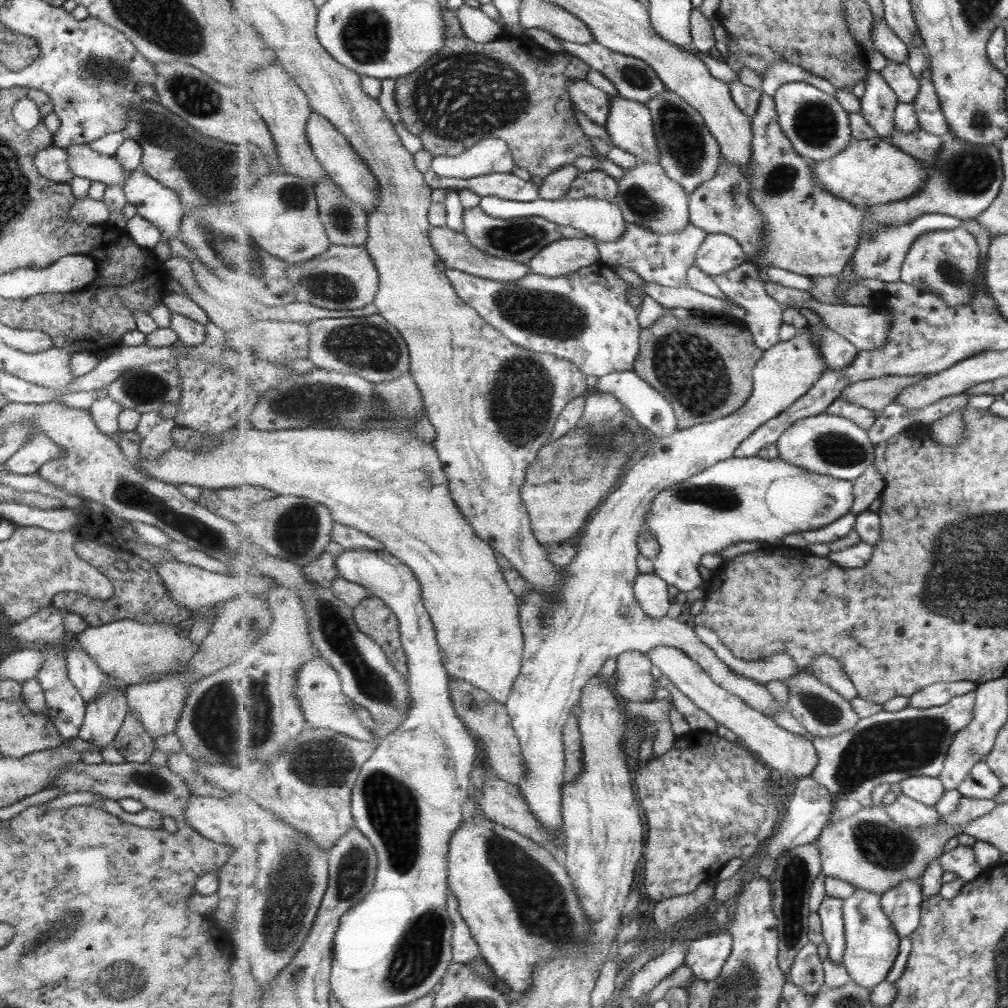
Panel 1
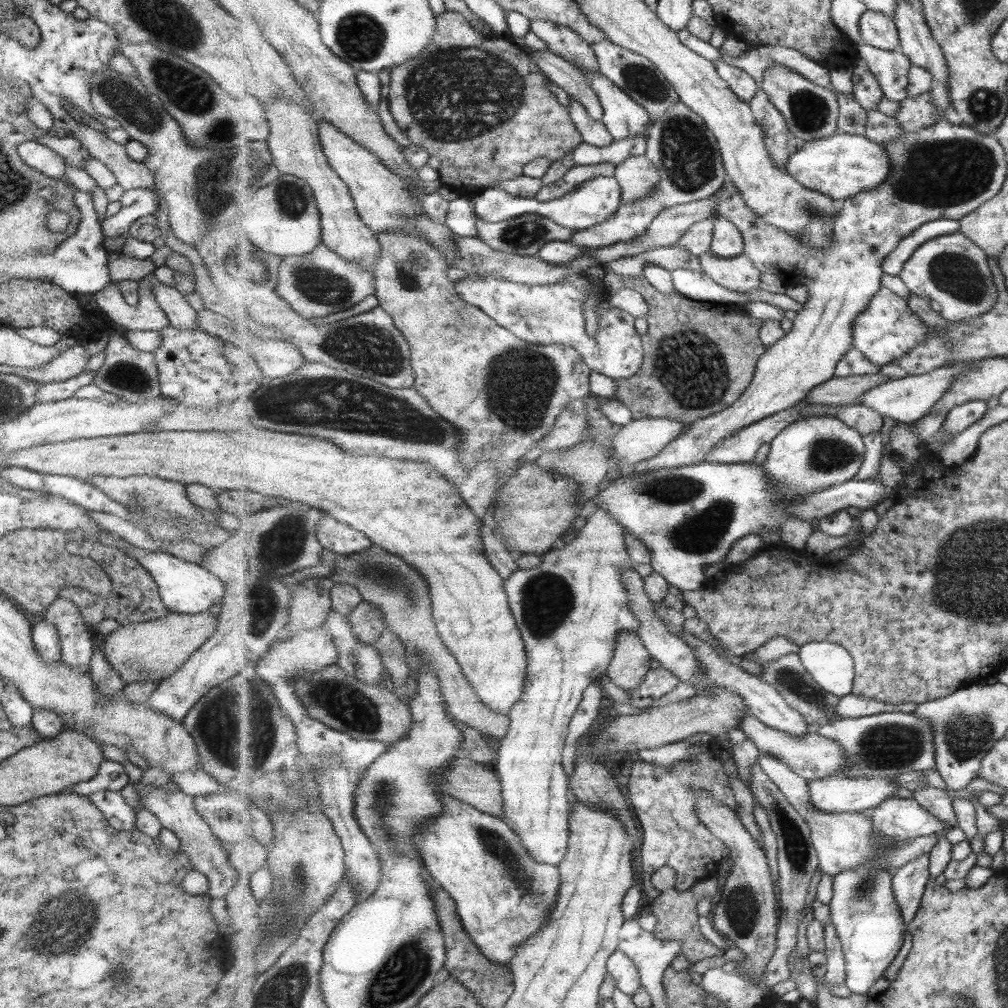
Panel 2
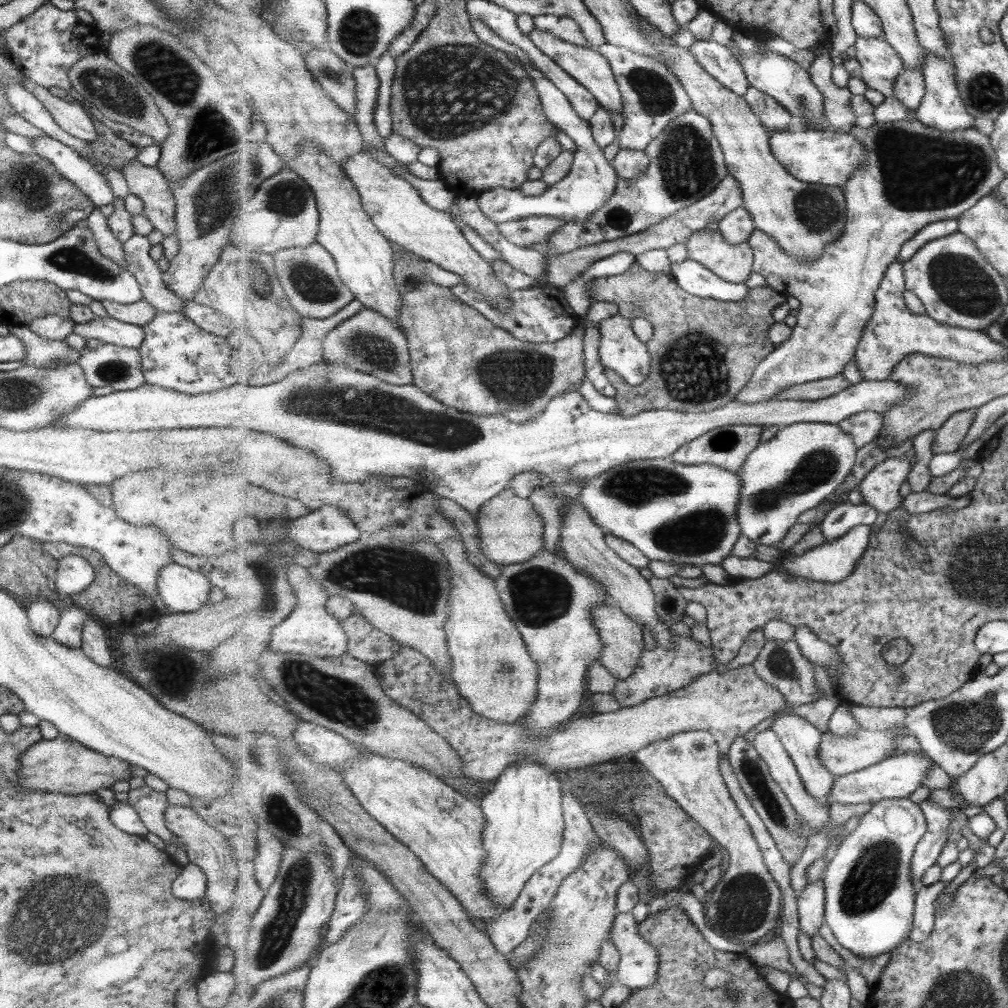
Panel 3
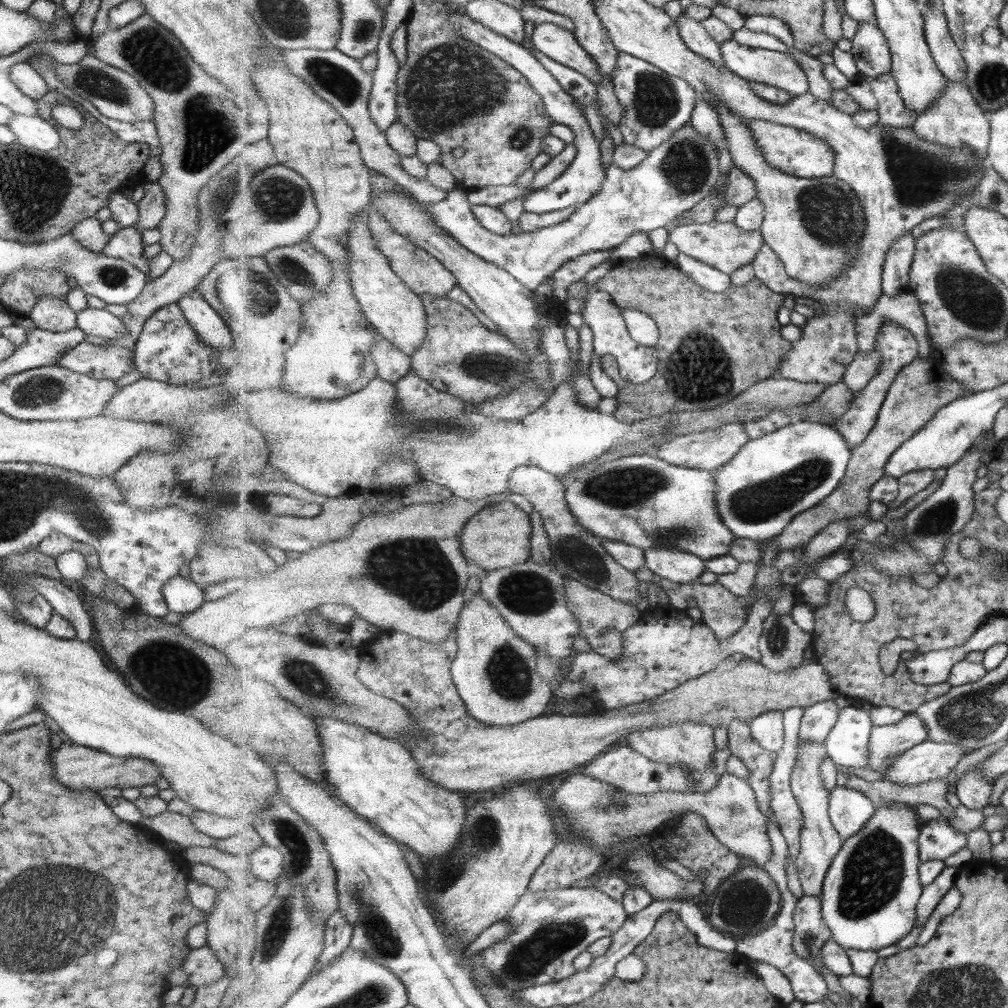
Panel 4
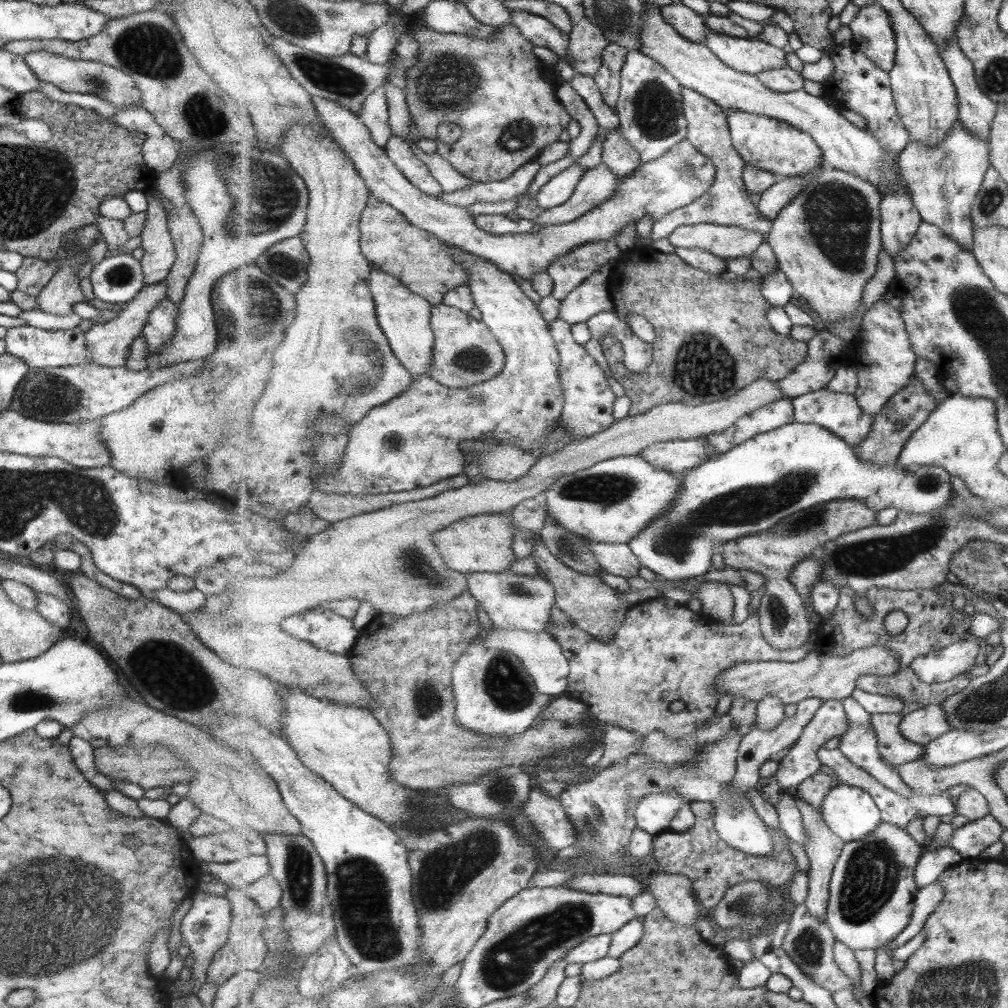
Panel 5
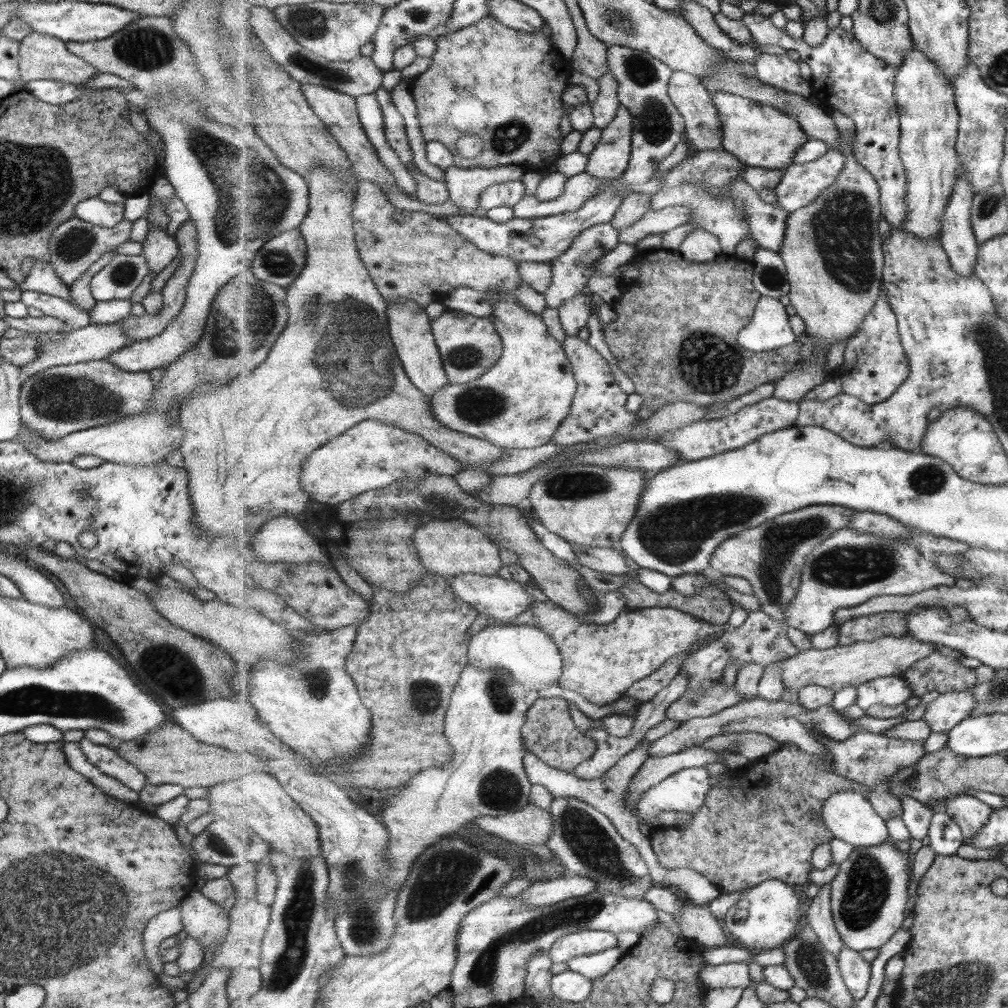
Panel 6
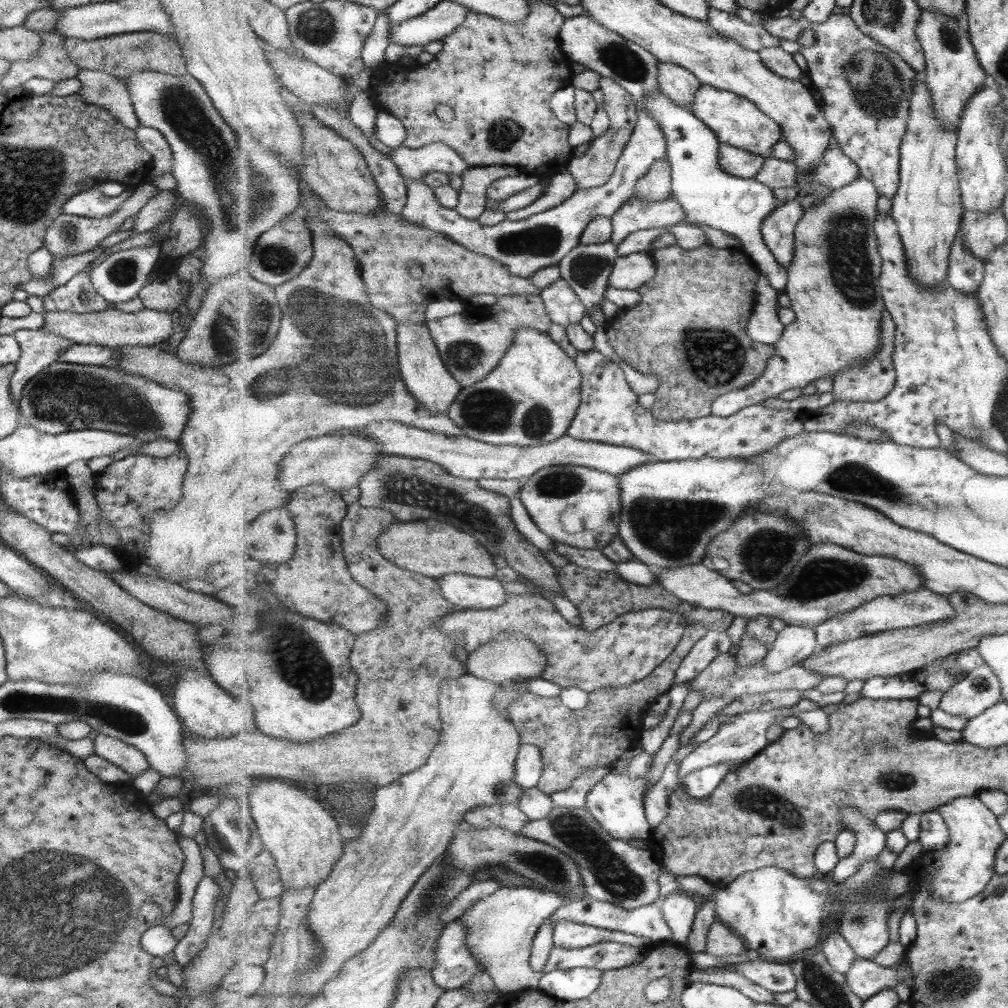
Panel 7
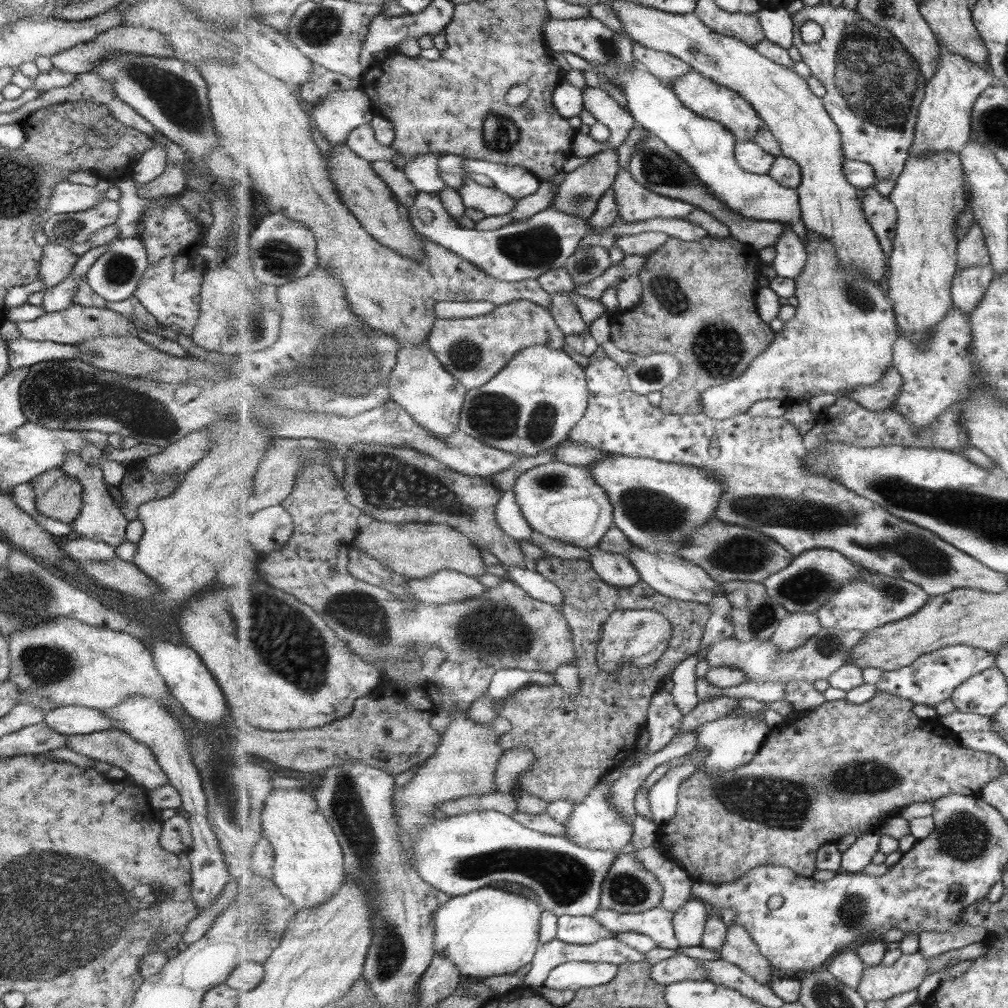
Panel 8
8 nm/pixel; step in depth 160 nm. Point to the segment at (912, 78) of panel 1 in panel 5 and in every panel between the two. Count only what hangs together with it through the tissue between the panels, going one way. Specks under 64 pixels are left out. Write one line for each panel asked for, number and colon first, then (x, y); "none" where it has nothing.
2: (891, 68)
3: (881, 64)
4: (870, 48)
5: (872, 29)

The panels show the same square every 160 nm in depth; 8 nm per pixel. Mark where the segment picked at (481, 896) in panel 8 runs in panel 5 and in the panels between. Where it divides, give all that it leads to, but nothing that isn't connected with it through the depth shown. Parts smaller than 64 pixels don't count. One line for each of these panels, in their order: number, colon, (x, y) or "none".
5: (600, 882)
6: (542, 893)
7: (501, 928)

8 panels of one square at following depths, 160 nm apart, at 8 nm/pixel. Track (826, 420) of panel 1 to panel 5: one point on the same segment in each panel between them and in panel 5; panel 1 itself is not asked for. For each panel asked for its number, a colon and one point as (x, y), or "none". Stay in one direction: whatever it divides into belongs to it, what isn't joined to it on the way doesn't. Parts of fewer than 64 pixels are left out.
2: (813, 453)
3: (795, 471)
4: (771, 480)
5: (754, 486)

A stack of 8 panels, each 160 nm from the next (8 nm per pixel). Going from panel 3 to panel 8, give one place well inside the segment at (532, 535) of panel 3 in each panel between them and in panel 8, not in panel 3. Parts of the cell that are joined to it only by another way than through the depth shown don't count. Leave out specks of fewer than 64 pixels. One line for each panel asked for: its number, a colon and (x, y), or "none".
4: (499, 536)
5: (483, 543)
6: (449, 547)
7: (430, 547)
8: (418, 550)

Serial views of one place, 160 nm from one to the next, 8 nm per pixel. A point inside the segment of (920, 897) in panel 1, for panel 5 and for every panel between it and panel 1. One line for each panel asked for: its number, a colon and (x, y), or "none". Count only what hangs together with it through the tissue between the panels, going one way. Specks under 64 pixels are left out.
2: (910, 882)
3: (939, 830)
4: (938, 840)
5: (972, 840)

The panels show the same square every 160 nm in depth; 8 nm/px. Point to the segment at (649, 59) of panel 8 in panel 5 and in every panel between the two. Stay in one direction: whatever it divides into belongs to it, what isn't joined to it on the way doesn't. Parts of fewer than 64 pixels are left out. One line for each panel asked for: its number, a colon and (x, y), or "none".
5: (728, 202)
6: (690, 94)
7: (680, 84)

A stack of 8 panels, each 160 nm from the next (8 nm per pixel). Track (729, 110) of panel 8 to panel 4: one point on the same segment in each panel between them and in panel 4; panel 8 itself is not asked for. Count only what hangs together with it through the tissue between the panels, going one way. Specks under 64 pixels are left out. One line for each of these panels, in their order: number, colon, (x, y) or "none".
4: (792, 150)
5: (773, 145)
6: (758, 134)
7: (737, 121)

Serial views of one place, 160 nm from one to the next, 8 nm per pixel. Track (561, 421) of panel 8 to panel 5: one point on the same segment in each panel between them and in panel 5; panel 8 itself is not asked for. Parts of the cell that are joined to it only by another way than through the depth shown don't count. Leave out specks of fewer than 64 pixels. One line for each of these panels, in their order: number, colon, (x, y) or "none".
5: (412, 441)
6: (522, 401)
7: (531, 399)

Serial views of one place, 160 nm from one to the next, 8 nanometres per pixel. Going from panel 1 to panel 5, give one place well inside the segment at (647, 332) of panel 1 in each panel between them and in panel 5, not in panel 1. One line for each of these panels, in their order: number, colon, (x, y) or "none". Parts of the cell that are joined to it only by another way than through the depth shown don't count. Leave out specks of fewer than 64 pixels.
2: (700, 357)
3: (705, 351)
4: (729, 341)
5: (714, 338)

